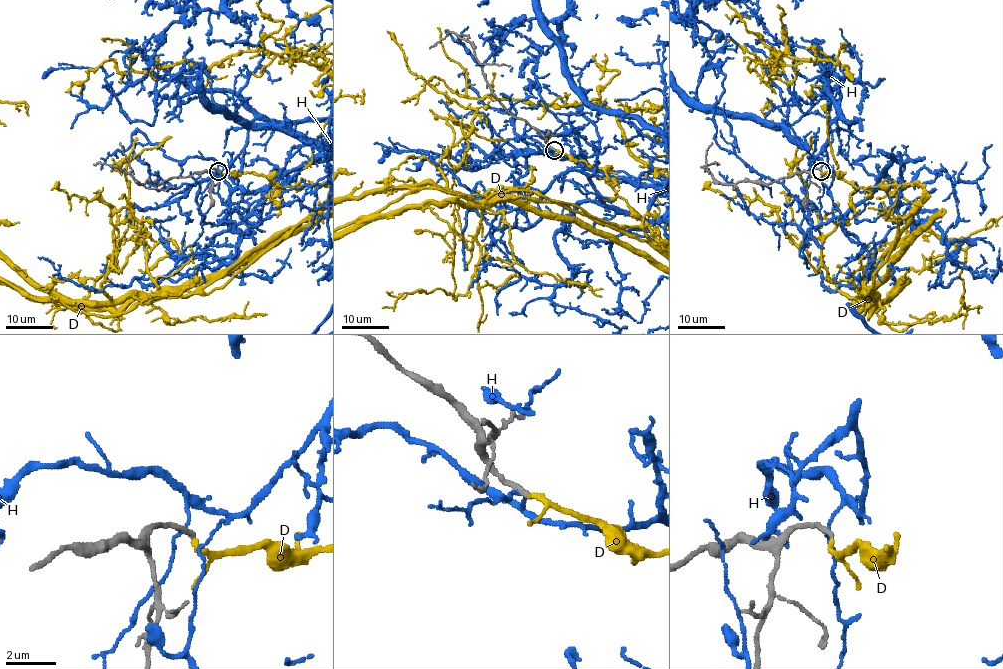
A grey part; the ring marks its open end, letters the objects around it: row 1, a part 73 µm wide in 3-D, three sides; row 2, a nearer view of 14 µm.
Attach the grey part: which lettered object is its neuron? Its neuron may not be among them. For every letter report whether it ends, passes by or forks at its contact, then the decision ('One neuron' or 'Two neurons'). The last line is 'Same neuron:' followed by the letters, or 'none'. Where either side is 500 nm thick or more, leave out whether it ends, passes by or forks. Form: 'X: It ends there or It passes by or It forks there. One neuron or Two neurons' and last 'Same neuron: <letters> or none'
D: It passes by. One neuron
H: It passes by. Two neurons
Same neuron: D

